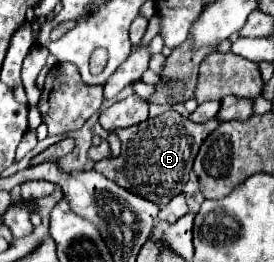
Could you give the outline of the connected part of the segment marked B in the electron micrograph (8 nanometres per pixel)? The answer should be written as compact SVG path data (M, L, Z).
M159 116L149 118L143 124L135 124L135 128L123 128L121 154L113 160L99 160L95 164L95 170L105 174L119 186L135 192L137 196L143 196L159 206L165 206L173 196L183 192L199 146L217 126L219 126L217 120L195 124L191 120L159 120Z

